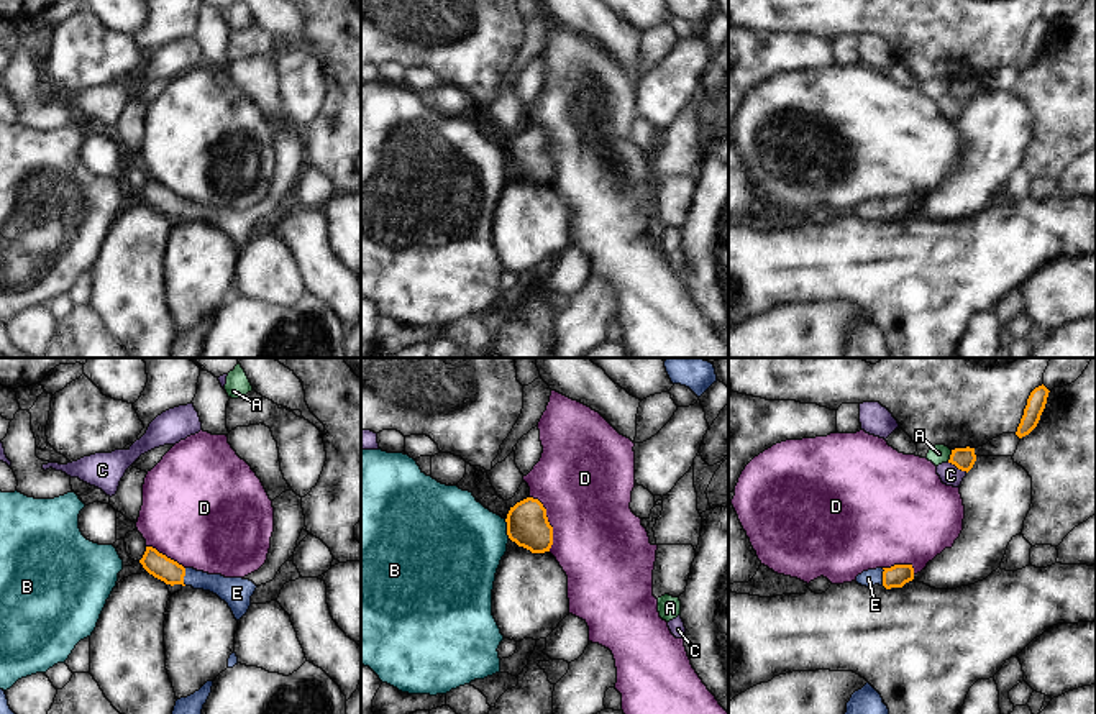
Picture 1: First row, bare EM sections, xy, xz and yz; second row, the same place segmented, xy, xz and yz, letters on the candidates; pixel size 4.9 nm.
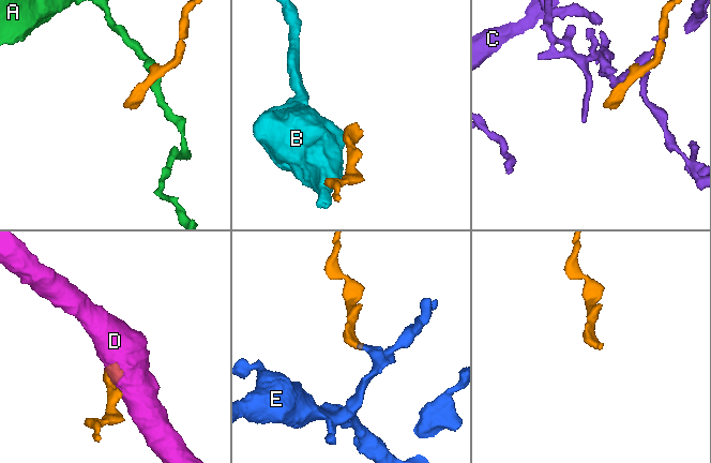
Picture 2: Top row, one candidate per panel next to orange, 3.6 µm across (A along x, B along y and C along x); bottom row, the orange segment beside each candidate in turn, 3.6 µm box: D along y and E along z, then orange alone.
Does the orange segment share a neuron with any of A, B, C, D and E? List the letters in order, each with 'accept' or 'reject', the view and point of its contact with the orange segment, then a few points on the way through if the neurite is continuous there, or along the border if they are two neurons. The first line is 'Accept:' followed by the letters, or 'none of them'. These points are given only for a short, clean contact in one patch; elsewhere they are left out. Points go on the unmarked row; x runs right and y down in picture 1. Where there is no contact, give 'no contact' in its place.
Accept: E
A: reject; meets orange in yz at (950, 87); border along yz (952, 82), (947, 92)
B: reject; meets orange in xz at (507, 161); border along xz (504, 151), (509, 169)
C: reject; meets orange in yz at (957, 99)
D: reject; meets orange in xz at (548, 155)
E: accept; meets orange in xy at (184, 207); runs through xy (156, 196), (171, 205), (184, 207), (230, 222)

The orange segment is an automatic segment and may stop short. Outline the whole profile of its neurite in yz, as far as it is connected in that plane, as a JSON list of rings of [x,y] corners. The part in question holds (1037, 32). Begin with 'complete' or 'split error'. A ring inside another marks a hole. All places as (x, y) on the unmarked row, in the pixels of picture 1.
complete | [[[1043,16],[1030,25],[1024,48],[1016,64],[1019,71],[1029,67],[1037,59],[1047,36],[1048,25],[1050,23]]]

